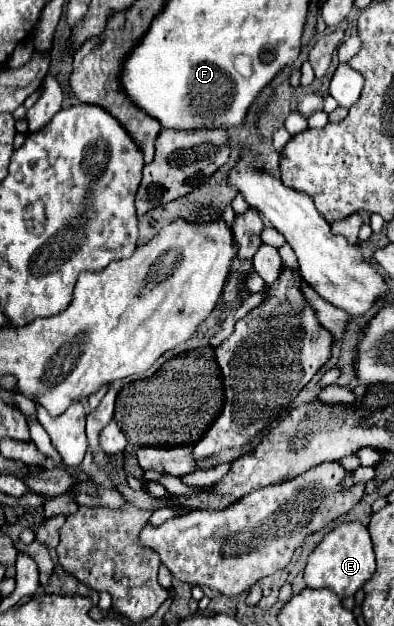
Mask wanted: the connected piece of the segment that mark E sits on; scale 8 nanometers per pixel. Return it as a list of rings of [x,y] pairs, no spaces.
[[[352,521],[352,523],[342,523],[318,543],[318,547],[308,557],[304,581],[310,589],[326,587],[338,593],[340,597],[350,597],[372,577],[374,569],[376,569],[376,563],[374,563],[370,533],[362,523]]]

